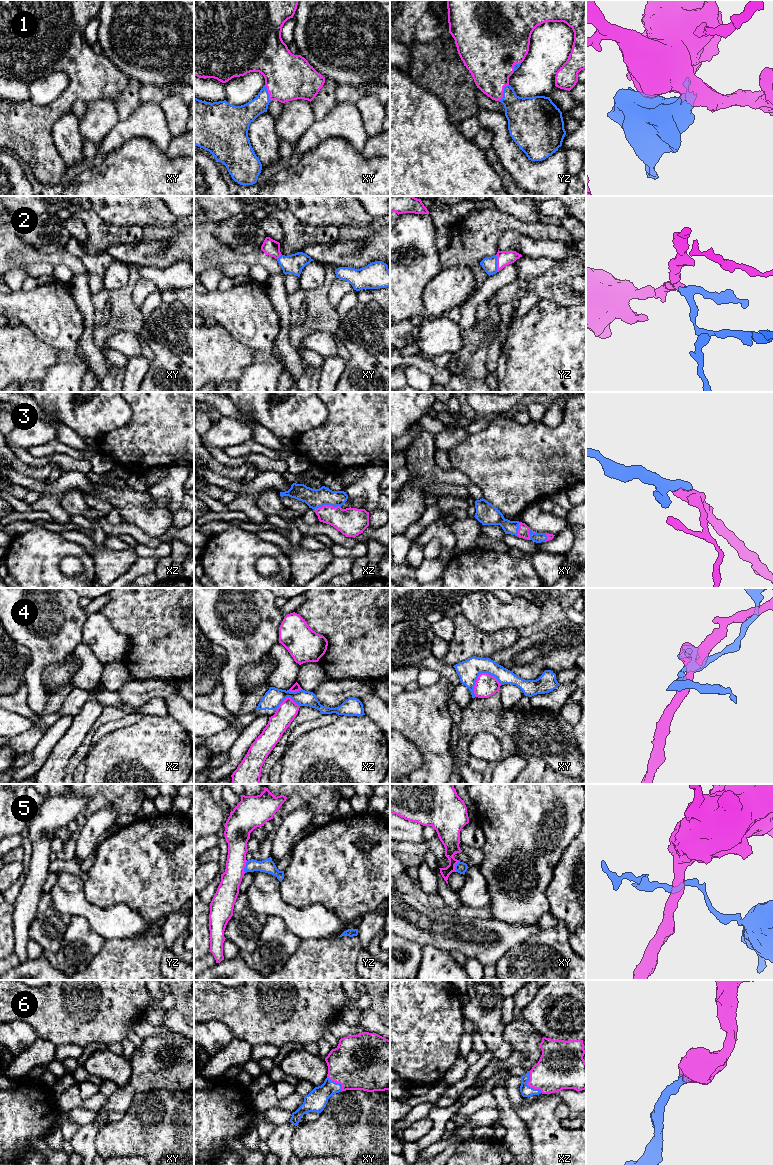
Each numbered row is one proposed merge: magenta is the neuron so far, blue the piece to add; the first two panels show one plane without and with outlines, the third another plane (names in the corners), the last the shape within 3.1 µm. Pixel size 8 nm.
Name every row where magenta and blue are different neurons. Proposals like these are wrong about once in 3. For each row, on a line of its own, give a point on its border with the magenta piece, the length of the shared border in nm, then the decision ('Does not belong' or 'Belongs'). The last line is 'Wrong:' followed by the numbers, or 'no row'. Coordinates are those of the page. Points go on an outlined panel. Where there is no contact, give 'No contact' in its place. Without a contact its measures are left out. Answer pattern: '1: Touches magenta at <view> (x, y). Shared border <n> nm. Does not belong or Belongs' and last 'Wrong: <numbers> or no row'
1: Touches magenta at yz (503, 91). Shared border 160 nm. Belongs
2: Touches magenta at yz (497, 263). Shared border 140 nm. Belongs
3: Touches magenta at xz (327, 505). Shared border 220 nm. Belongs
4: Touches magenta at xy (480, 673). Shared border 240 nm. Does not belong
5: Touches magenta at yz (244, 867). Shared border 100 nm. Does not belong
6: Touches magenta at xz (528, 1085). Shared border 200 nm. Belongs
Wrong: 4, 5

